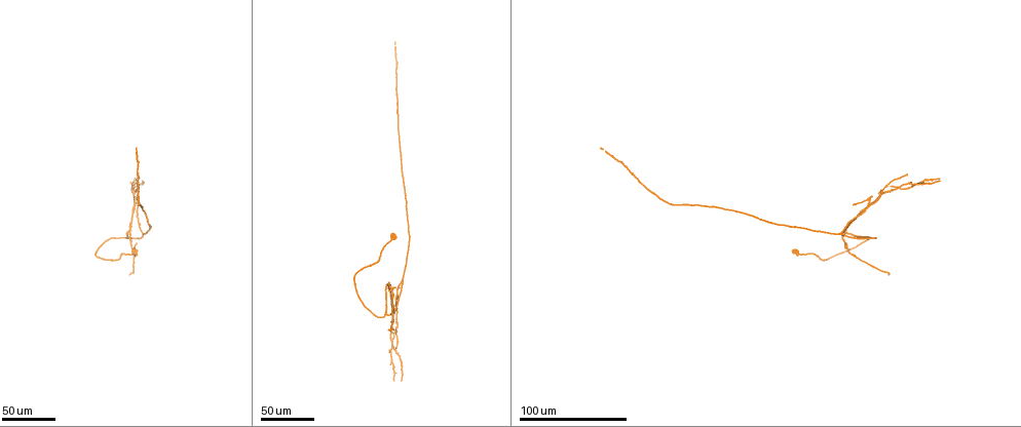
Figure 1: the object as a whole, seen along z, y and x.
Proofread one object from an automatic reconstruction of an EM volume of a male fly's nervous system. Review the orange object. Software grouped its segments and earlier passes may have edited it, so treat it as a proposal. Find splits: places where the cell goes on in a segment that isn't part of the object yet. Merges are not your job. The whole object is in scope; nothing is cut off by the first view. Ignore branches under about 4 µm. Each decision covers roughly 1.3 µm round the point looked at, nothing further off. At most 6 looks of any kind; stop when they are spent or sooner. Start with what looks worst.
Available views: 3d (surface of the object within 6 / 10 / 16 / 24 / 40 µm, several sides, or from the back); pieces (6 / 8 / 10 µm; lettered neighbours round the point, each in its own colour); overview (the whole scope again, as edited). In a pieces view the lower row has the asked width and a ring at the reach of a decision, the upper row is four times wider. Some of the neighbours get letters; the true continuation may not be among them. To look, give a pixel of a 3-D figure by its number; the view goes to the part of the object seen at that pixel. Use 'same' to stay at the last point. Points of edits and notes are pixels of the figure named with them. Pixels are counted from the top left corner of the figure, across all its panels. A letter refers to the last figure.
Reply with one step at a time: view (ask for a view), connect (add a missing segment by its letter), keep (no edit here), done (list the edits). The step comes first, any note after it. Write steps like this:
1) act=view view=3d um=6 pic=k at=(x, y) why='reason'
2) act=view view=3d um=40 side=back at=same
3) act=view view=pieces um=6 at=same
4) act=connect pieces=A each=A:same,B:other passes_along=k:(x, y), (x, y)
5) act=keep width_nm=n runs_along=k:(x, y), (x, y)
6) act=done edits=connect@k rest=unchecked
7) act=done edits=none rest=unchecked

act=view view=3d um=40 pic=1 at=(938, 179) why='tapers out'

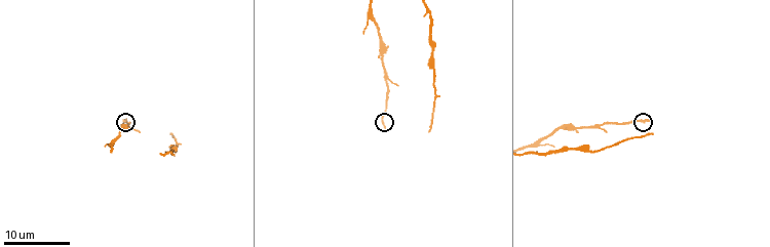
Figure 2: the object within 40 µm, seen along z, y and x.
act=view view=pieces um=10 pic=2 at=(649, 119) why='what lies round it'

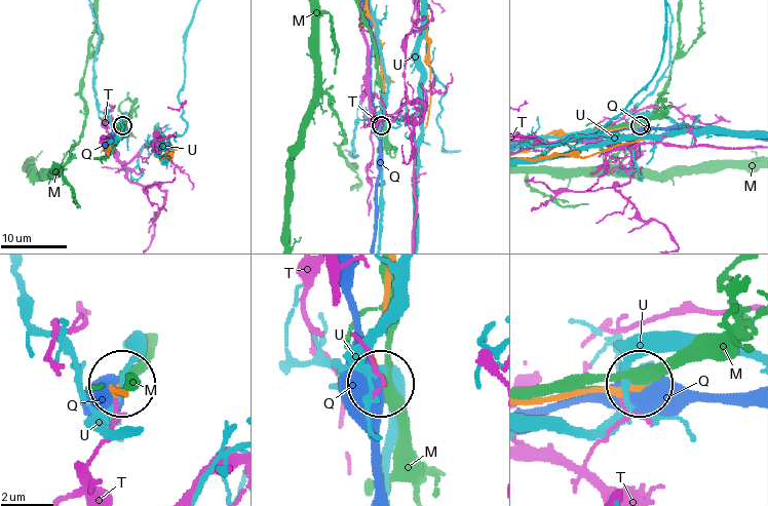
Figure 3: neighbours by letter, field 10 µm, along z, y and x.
act=keep each=M:other,Q:other,T:other,U:other runs_along=3:(530, 402), (640, 382) found='none of them fits'

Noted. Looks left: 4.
act=view view=3d um=24 pic=1 at=(907, 174) why='an open end'

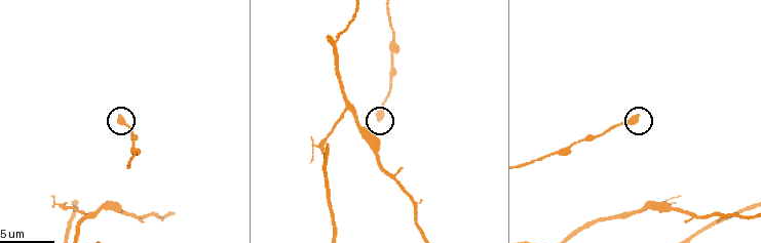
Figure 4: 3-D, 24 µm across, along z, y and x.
act=view view=3d um=10 pic=4 at=(120, 115)

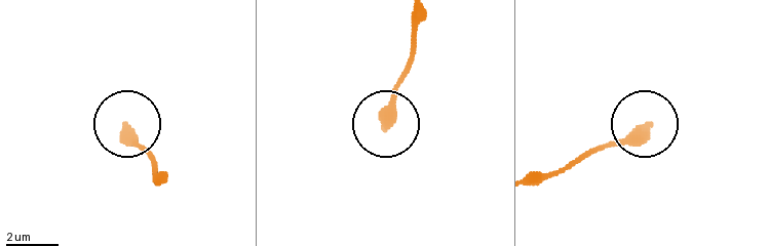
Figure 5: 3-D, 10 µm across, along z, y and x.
act=view view=pieces um=10 pic=5 at=(127, 126)

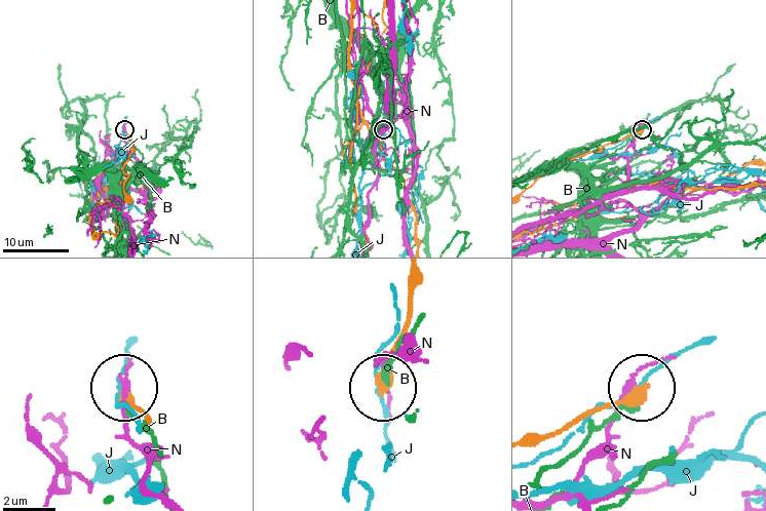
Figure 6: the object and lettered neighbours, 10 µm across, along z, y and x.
act=keep each=B:other,J:other,N:other runs_along=6:(125, 173), (122, 167), (132, 146), (124, 129) found='no lettered segment goes on from it'

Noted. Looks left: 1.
act=done edits=none rest=unchecked

